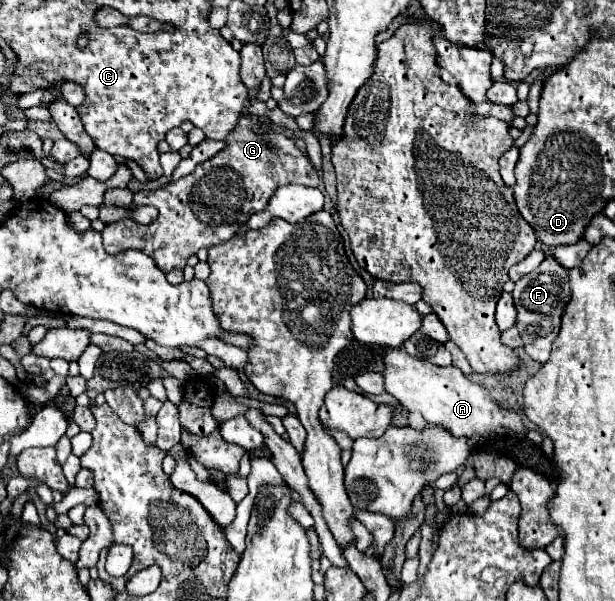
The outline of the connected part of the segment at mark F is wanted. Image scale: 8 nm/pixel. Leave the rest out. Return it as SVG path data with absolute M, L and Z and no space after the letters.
M546 257L546 261L534 269L530 275L524 275L514 287L514 305L518 311L516 329L524 339L526 353L540 363L546 363L552 351L552 343L560 333L562 313L570 301L570 281L568 269L564 269L554 257Z

